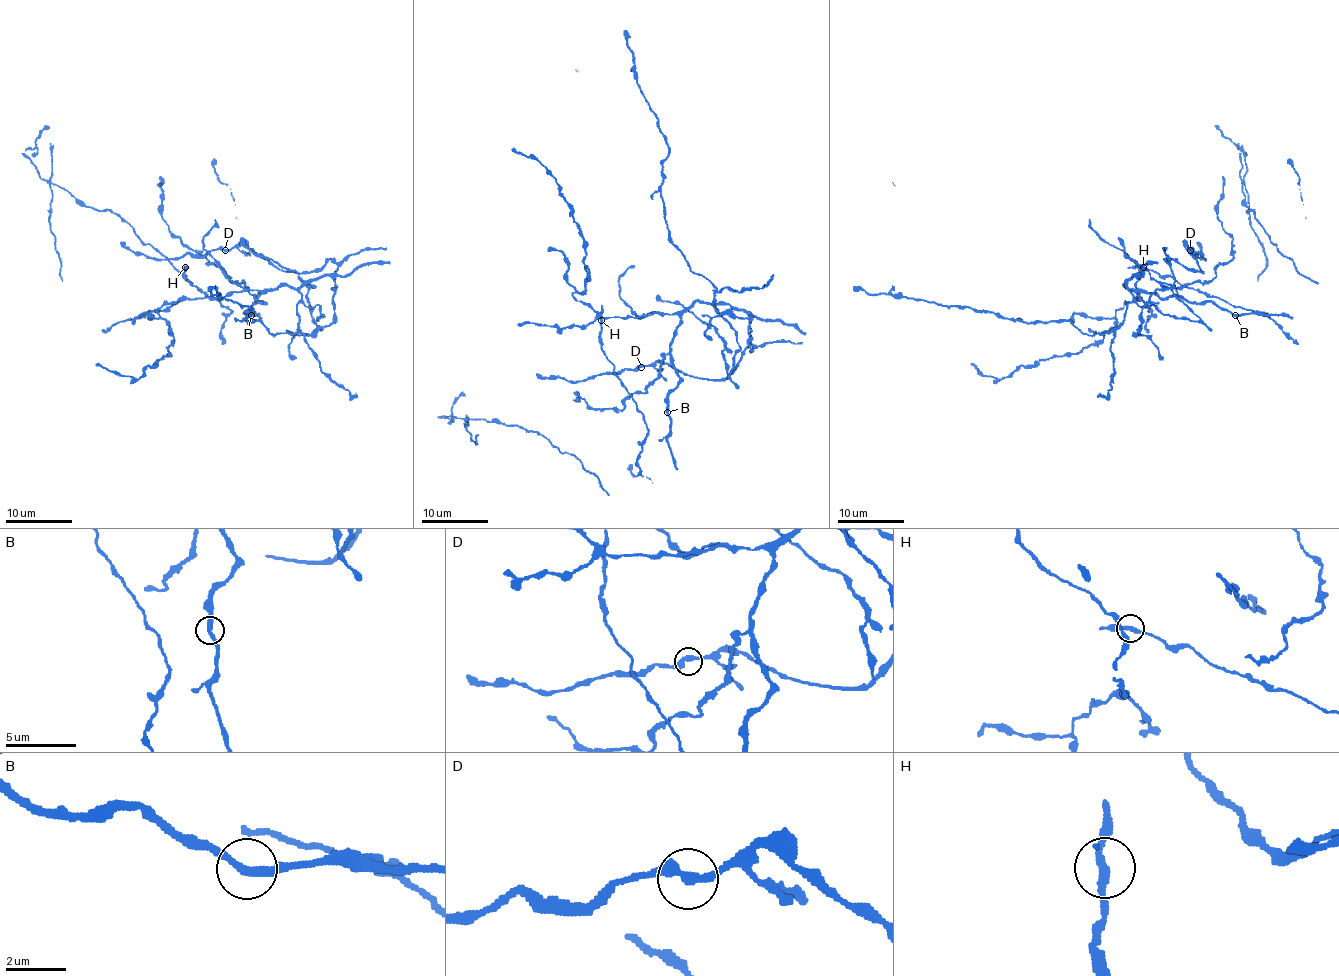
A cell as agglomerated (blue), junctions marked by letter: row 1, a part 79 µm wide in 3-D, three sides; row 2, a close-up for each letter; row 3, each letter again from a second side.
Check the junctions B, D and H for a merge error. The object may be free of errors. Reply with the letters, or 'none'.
H

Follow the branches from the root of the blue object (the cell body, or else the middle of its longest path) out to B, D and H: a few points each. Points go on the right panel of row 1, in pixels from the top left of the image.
B: (1132, 288), (1157, 293), (1162, 298), (1183, 296), (1192, 303), (1213, 301), (1235, 315)
D: (1132, 288), (1124, 285), (1149, 306), (1150, 295), (1175, 280), (1170, 260), (1202, 273), (1190, 250)
H: (1132, 288), (1162, 298), (1183, 296), (1192, 303), (1213, 301), (1235, 315), (1263, 313), (1233, 306), (1142, 267)

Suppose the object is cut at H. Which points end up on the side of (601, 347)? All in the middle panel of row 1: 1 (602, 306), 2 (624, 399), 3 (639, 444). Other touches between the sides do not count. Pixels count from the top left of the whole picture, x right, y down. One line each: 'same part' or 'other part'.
1: same part
2: other part
3: same part

